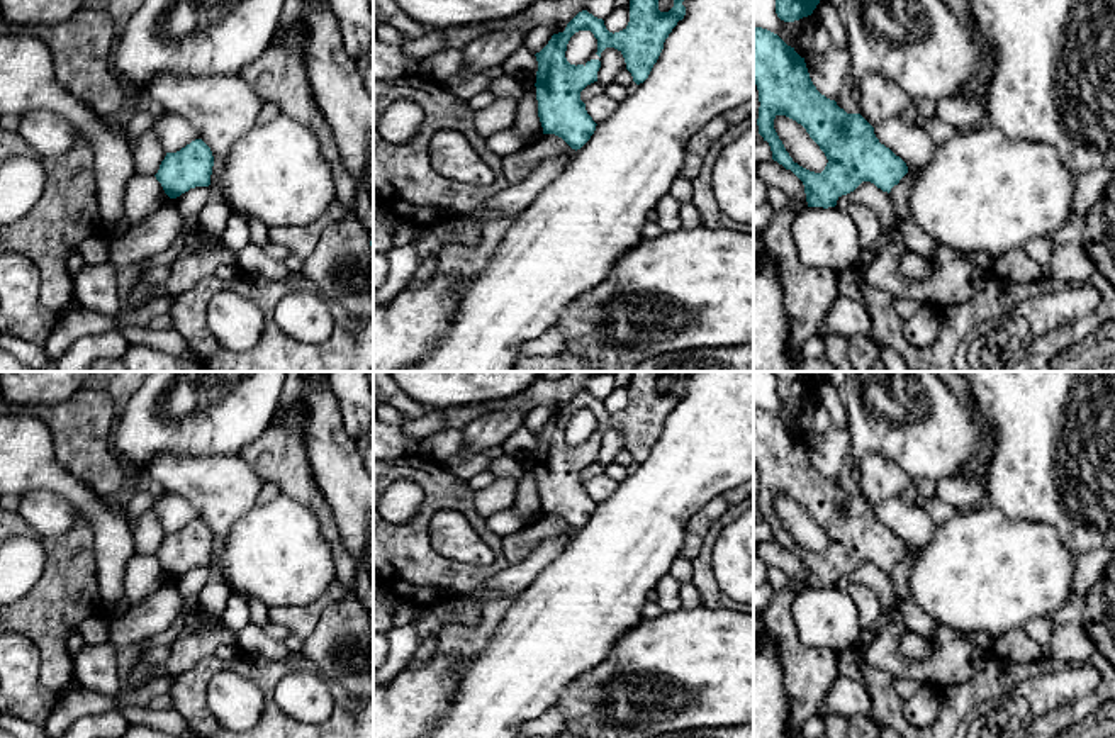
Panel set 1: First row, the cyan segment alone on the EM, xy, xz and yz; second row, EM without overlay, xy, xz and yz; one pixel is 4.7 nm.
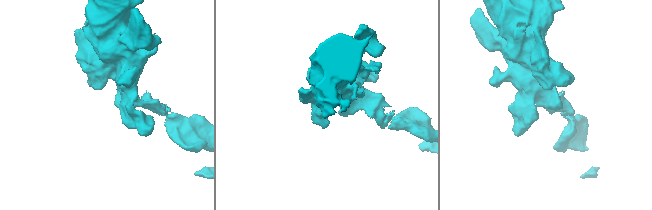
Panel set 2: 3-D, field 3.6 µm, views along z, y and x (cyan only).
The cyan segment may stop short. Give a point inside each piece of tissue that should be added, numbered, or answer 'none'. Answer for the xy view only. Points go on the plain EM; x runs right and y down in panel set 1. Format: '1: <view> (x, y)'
none

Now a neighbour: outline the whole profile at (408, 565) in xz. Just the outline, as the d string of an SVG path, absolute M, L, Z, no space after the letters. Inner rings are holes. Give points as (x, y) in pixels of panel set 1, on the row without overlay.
M417 453L390 460L373 458L373 568L390 595L424 607L477 589L507 565L502 538L490 533L475 511L473 490L467 482ZM395 482L414 482L426 494L417 514L401 526L385 523L378 514L380 497ZM443 509L458 511L470 521L494 551L492 563L462 563L431 546L429 521Z

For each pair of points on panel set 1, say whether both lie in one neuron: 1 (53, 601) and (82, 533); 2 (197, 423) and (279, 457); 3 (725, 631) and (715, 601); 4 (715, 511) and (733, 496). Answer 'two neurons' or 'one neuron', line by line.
1: one neuron
2: two neurons
3: two neurons
4: two neurons

